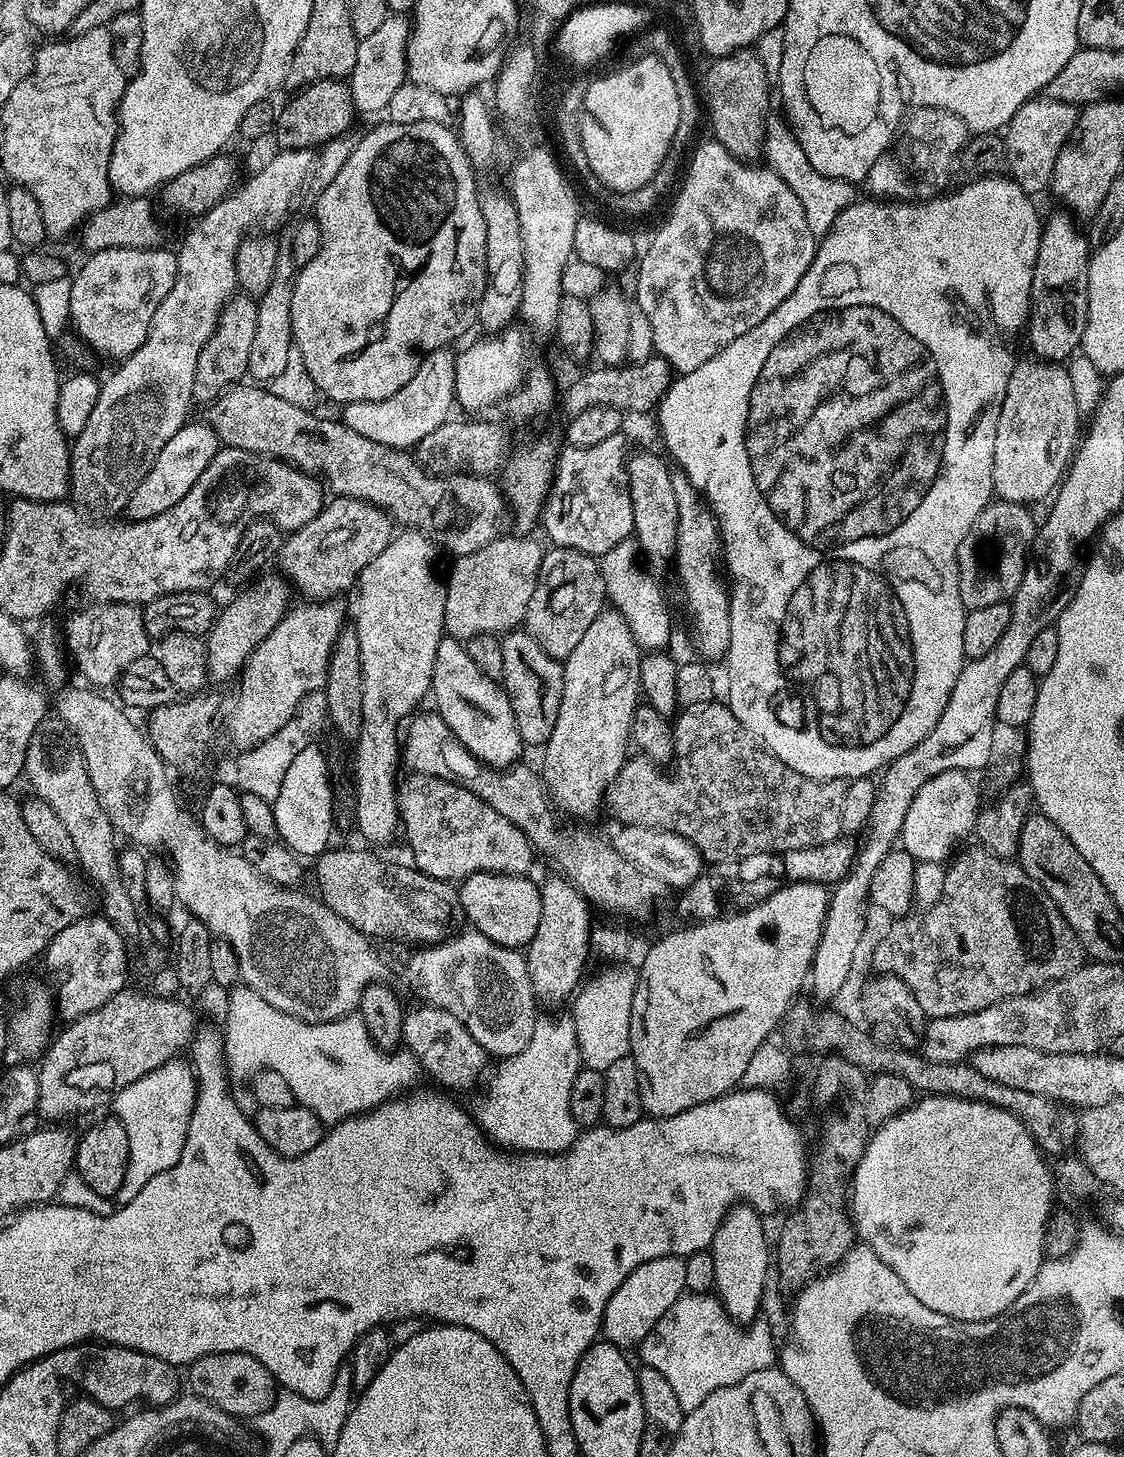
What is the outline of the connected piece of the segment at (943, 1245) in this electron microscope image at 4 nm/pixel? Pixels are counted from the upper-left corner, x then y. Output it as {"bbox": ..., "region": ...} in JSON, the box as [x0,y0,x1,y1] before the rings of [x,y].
{"bbox":[850,1095,1058,1322],"region":[[[921,1095],[909,1108],[879,1125],[868,1137],[866,1150],[850,1177],[850,1215],[857,1237],[870,1250],[874,1250],[874,1254],[878,1254],[878,1258],[882,1258],[882,1262],[886,1262],[886,1266],[890,1266],[890,1270],[894,1270],[894,1274],[902,1278],[902,1282],[906,1282],[906,1290],[910,1290],[910,1294],[914,1294],[914,1298],[918,1298],[922,1306],[930,1306],[930,1310],[948,1316],[951,1320],[978,1322],[994,1318],[1006,1311],[1023,1294],[1046,1259],[1044,1232],[1048,1228],[1048,1217],[1054,1211],[1052,1199],[1056,1196],[1058,1184],[1054,1179],[1053,1169],[1050,1166],[1048,1169],[1044,1160],[1048,1161],[1045,1153],[1014,1114],[982,1101]]]}

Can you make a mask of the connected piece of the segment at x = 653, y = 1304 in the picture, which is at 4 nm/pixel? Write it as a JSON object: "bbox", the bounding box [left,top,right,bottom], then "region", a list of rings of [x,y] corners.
{"bbox":[602,1256,685,1350],"region":[[[663,1256],[654,1258],[638,1270],[634,1270],[614,1290],[610,1302],[604,1311],[604,1322],[602,1325],[602,1336],[609,1344],[615,1344],[621,1349],[628,1350],[628,1347],[639,1346],[650,1334],[650,1330],[674,1306],[674,1302],[680,1296],[685,1295],[684,1287],[684,1260],[679,1256]]]}

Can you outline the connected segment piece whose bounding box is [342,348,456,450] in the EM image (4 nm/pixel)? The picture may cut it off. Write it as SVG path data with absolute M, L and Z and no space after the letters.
M439 348L428 353L424 361L414 370L414 378L398 390L398 394L390 394L390 398L382 398L378 402L354 402L343 405L342 422L354 434L362 434L362 438L370 438L370 442L378 442L387 448L415 449L417 444L426 438L438 426L449 419L451 408L454 408L456 387L456 356L448 348Z

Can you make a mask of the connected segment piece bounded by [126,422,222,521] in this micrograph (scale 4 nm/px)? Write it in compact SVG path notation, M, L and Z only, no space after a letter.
M207 422L192 423L184 423L178 430L178 434L174 434L174 438L170 438L170 442L166 442L166 446L158 450L158 458L154 458L154 466L150 466L146 478L138 482L138 490L130 494L130 502L126 509L129 521L154 518L170 510L170 506L182 502L182 498L190 494L190 486L198 482L202 470L210 466L210 458L214 458L214 454L220 451L221 442L210 425Z

